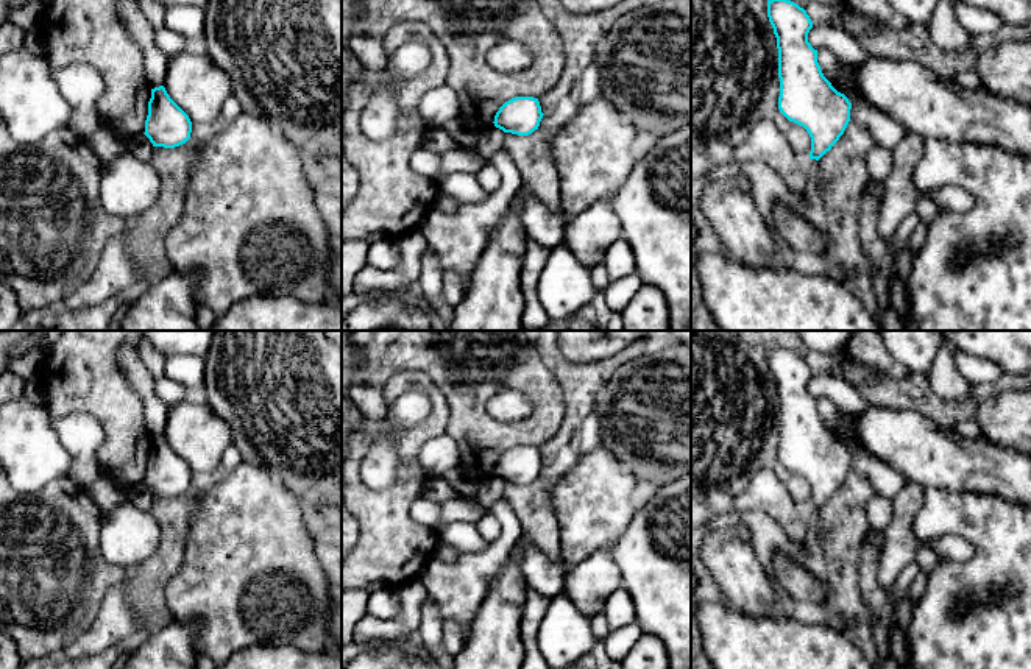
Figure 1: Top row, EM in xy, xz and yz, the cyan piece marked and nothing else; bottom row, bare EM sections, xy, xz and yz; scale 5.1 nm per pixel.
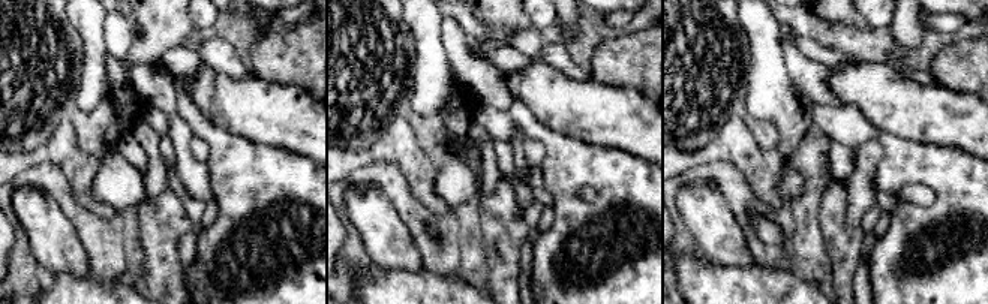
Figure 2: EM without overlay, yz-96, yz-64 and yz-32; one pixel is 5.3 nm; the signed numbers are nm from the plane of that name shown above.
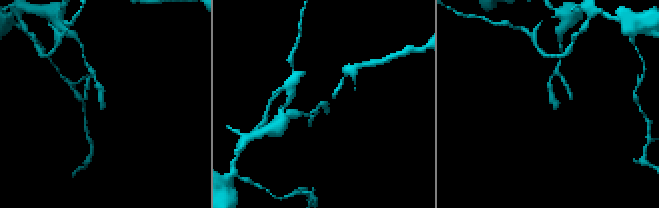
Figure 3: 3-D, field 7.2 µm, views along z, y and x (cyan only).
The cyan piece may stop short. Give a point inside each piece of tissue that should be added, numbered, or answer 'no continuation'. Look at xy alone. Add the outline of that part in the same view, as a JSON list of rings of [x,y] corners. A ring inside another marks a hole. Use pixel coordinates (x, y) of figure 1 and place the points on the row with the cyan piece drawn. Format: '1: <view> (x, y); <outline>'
no continuation

